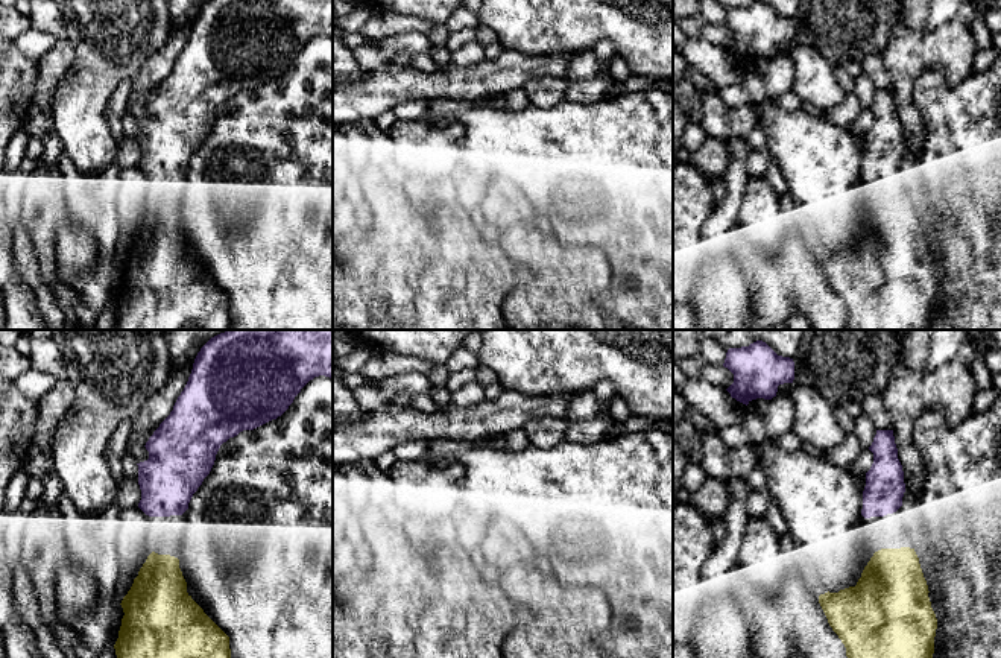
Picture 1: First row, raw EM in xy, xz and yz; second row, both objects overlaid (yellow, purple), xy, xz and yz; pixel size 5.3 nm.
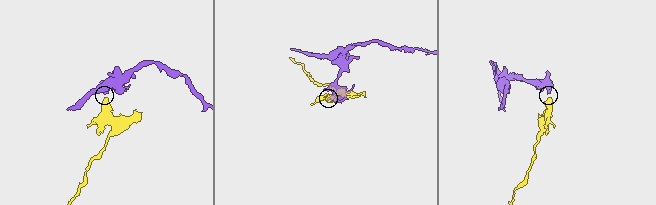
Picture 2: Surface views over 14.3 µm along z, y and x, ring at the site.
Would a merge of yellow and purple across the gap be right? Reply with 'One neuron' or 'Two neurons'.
One neuron

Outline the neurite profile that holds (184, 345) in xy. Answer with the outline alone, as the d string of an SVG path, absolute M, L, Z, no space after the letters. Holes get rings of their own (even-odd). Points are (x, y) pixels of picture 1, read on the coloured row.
M163 330L166 334L172 374L193 362L201 348L214 336L226 330Z

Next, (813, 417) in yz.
M793 383L791 432L820 451L840 445L846 433L834 416L834 407L813 388Z

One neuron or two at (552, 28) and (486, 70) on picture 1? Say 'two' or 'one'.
two

